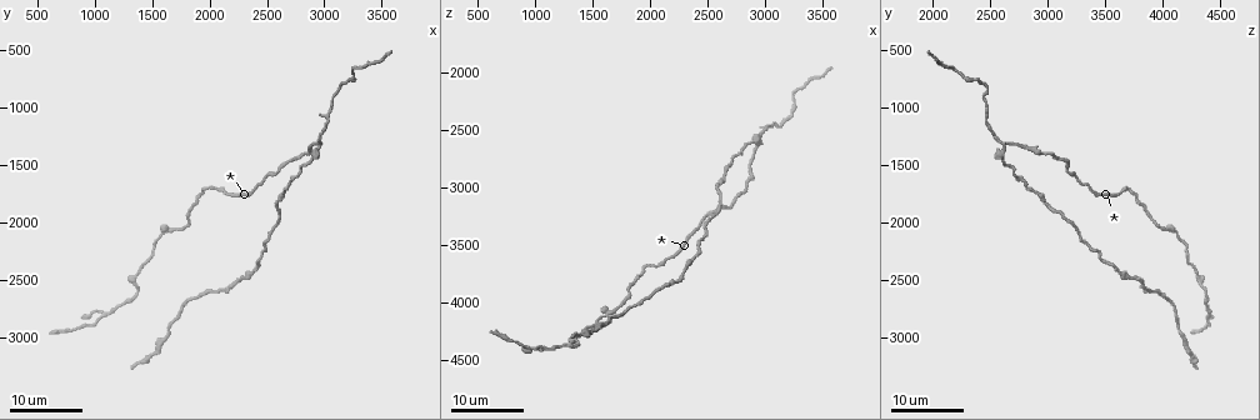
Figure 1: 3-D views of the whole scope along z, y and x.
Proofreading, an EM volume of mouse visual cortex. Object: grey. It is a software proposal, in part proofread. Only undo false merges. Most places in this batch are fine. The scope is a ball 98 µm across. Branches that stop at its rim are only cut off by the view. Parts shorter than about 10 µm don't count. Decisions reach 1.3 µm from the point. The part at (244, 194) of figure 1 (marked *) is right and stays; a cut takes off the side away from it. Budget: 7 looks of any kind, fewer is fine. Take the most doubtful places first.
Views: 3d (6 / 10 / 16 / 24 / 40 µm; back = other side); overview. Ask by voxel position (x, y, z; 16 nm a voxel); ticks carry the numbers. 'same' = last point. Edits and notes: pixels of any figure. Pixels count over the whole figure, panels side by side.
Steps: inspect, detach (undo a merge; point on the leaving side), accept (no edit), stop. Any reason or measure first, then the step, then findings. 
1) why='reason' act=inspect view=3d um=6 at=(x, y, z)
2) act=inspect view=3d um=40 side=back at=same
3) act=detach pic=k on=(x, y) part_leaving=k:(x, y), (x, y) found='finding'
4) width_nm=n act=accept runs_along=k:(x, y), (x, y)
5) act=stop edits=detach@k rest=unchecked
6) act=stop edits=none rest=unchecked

why='three arms meet' act=inspect view=3d um=16 at=(2940, 1320, 2640)

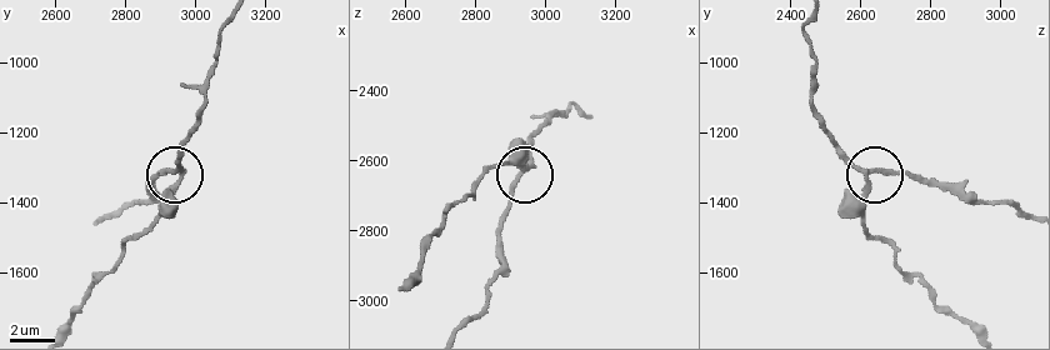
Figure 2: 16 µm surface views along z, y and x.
act=inspect view=3d um=10 at=(2950, 1330, 2620)

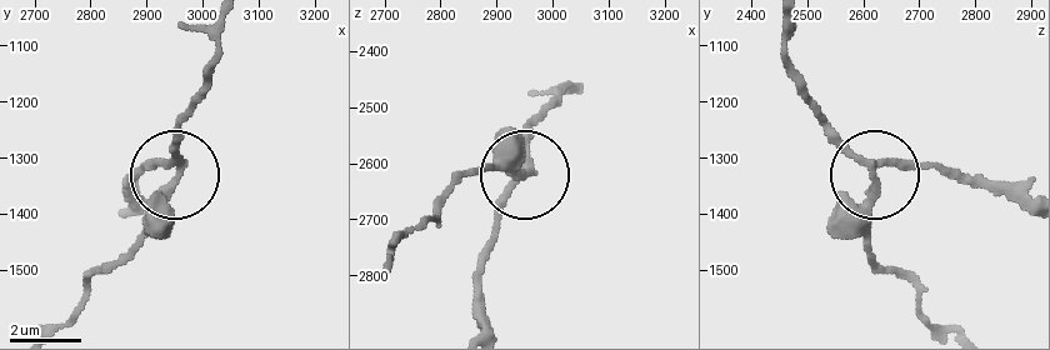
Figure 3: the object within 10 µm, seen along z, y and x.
arms=3 act=detach pic=3 on=(174, 214) found='two neurons meet here'

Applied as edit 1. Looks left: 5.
why='small branch off a trunk' act=inspect view=3d um=24 at=(1620, 2080, 4120)

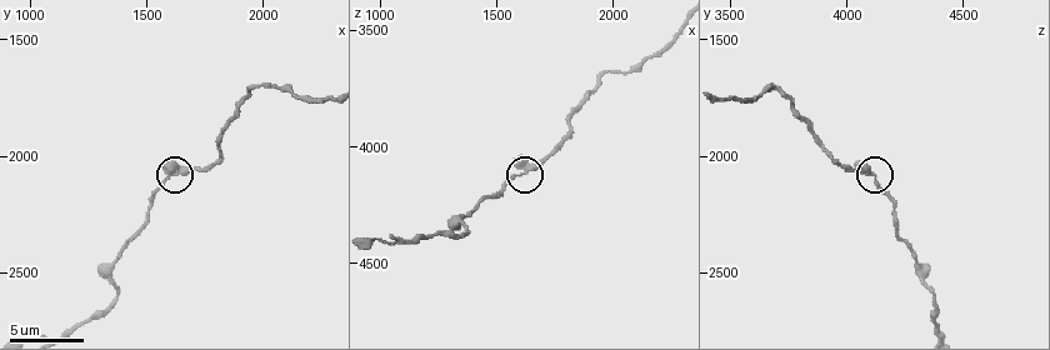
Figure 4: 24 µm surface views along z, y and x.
why='closer look' act=inspect view=3d um=10 at=(1610, 2070, 4110)

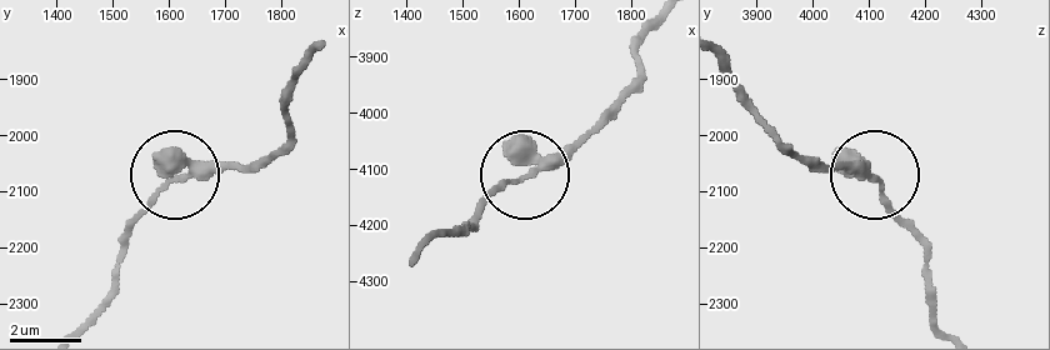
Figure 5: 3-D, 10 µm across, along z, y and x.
act=accept runs_along=5:(649, 25), (631, 85), (578, 139), (473, 216) found='continuous, no second neuron'

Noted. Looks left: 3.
act=inspect view=3d um=16 at=(2880, 1400, 2920)

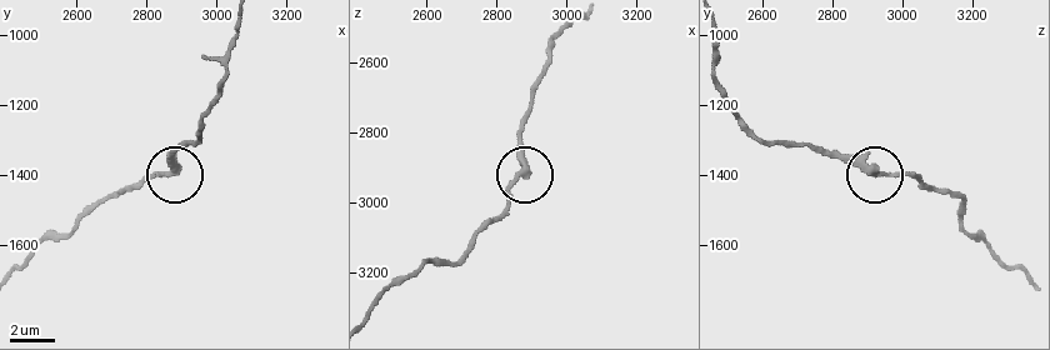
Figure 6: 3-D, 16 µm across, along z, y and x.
act=inspect view=3d um=10 at=(2860, 1400, 2920)

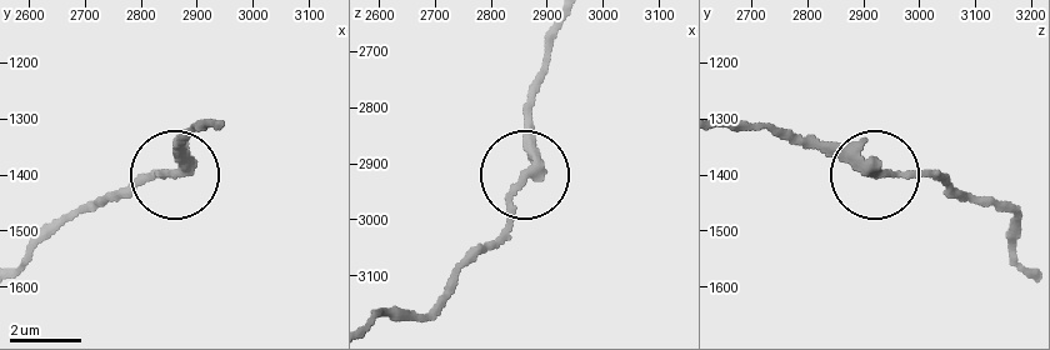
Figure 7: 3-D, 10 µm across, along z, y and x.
act=accept runs_along=7:(1021, 261), (1004, 211), (931, 175), (878, 173), (783, 130) found='continuous, no second neuron'

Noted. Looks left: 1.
act=stop edits=detach@3 rest=unchecked

